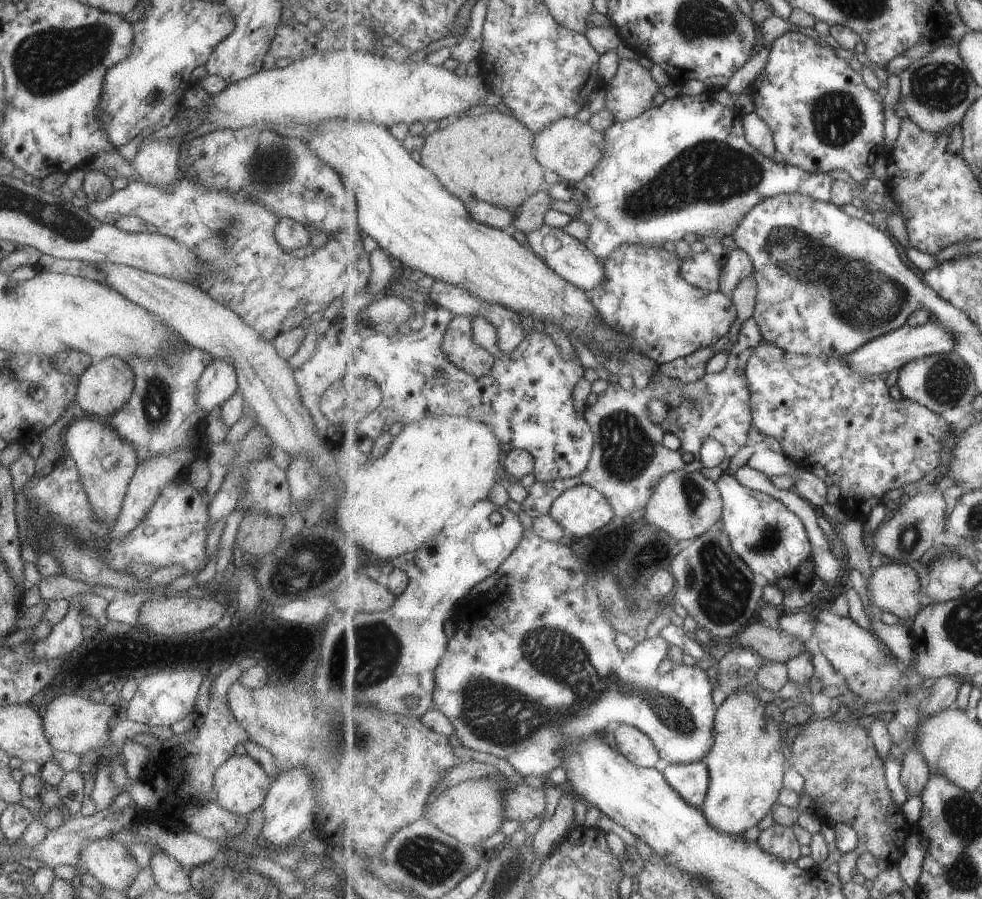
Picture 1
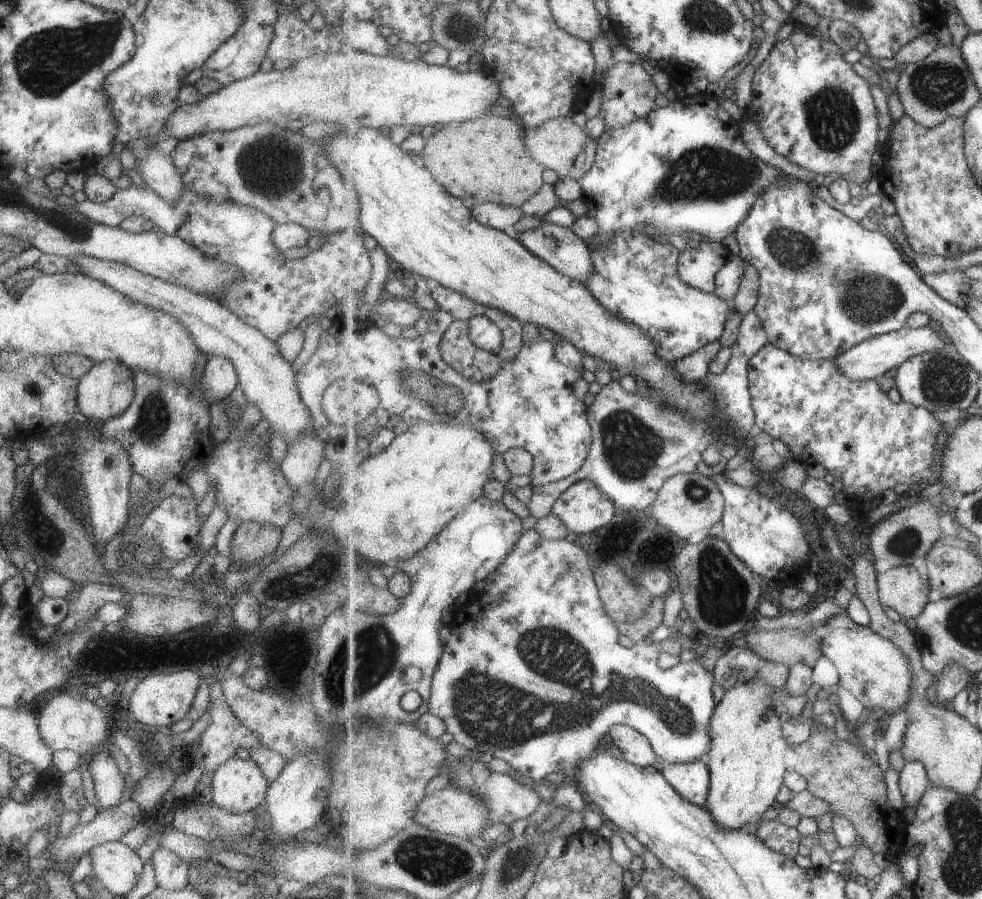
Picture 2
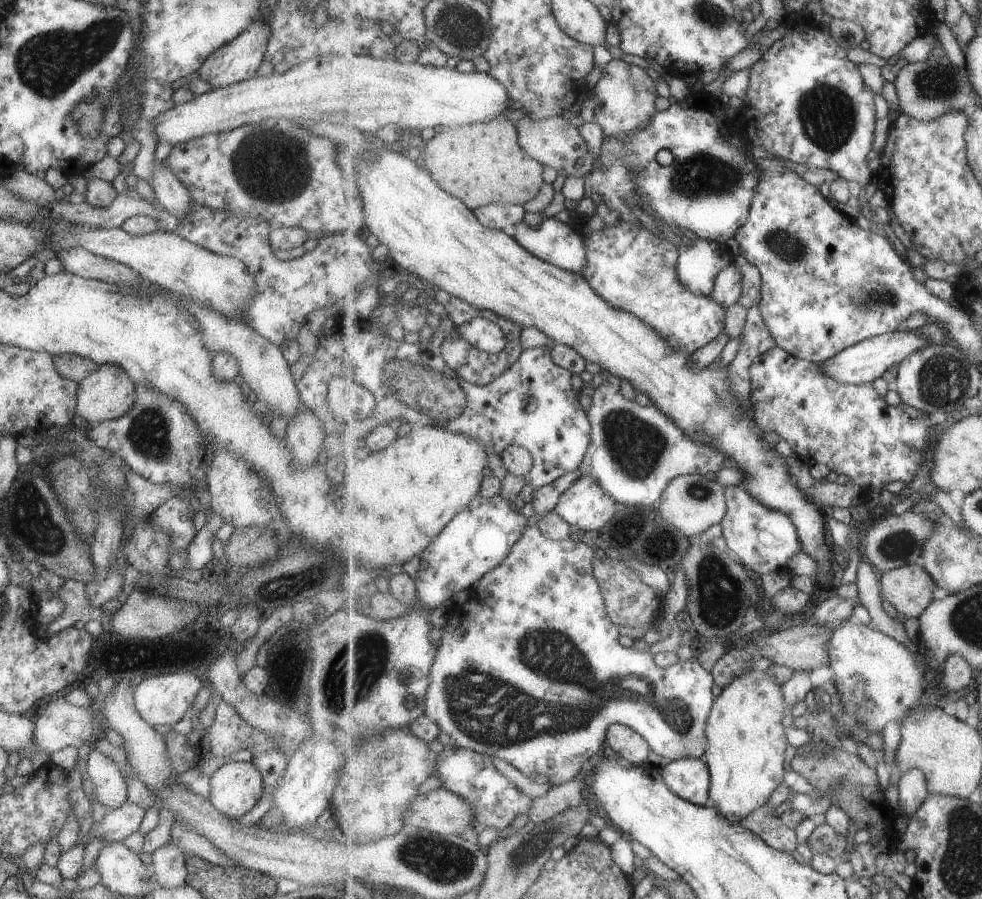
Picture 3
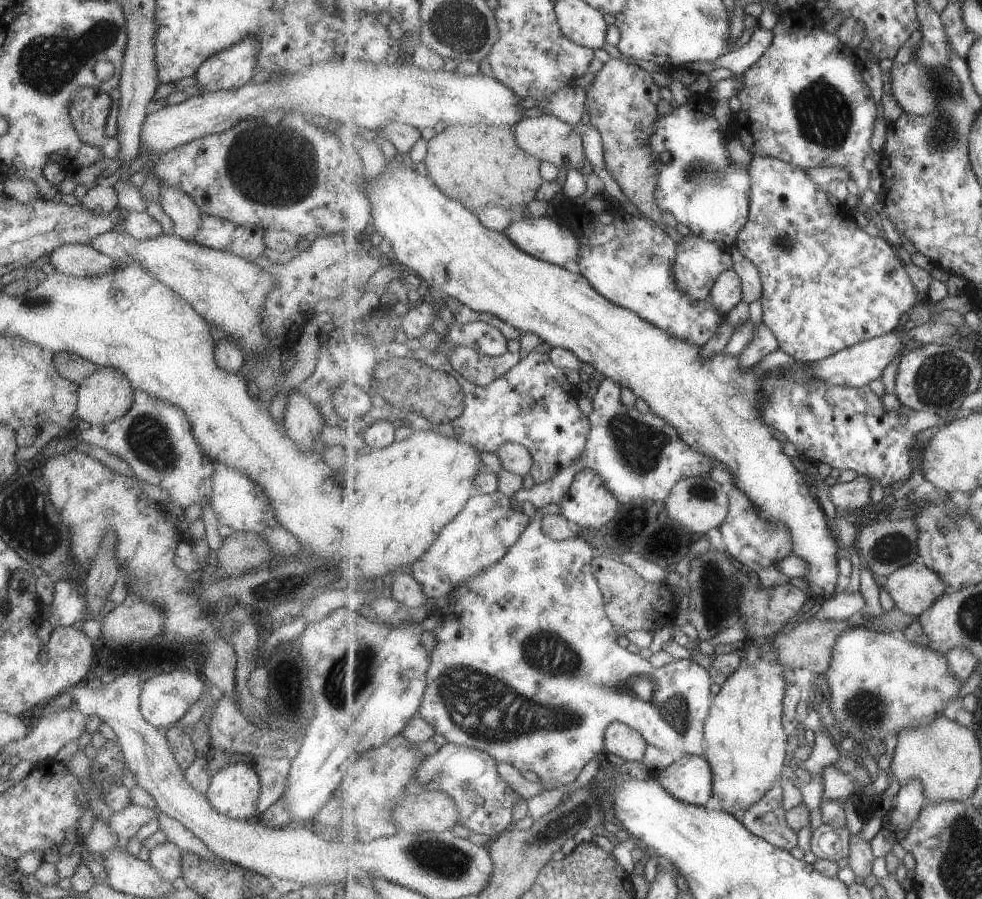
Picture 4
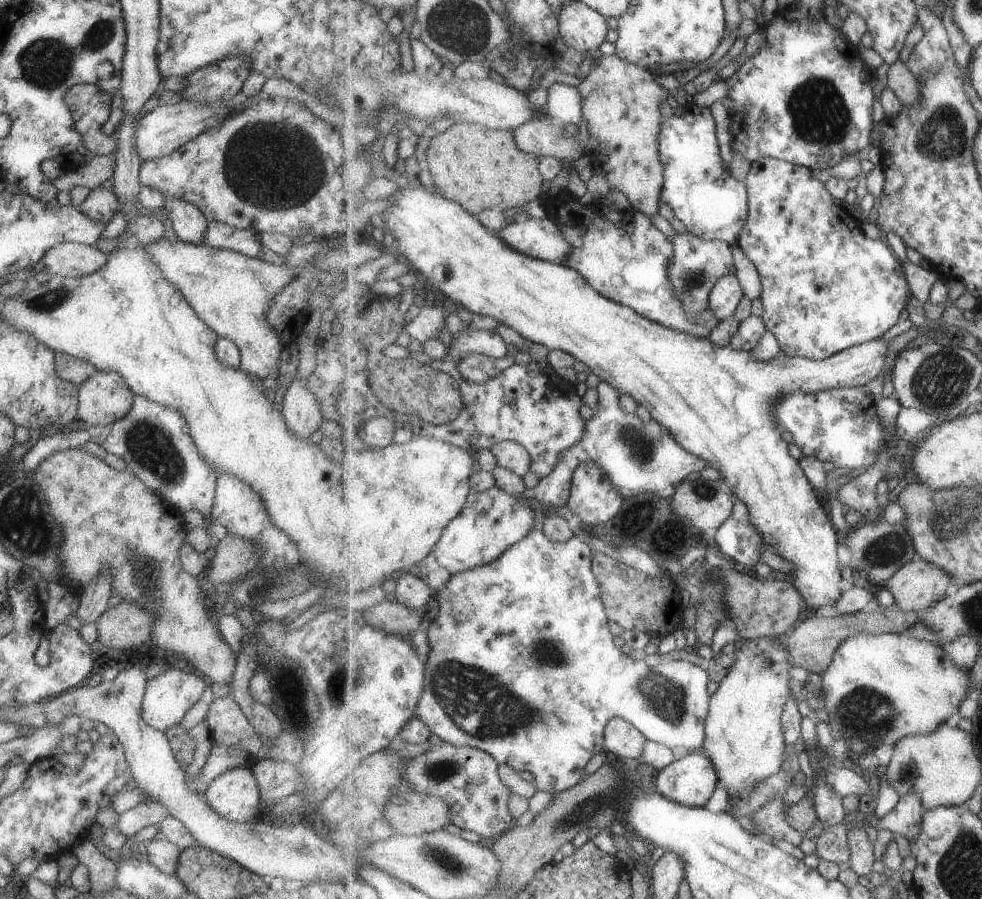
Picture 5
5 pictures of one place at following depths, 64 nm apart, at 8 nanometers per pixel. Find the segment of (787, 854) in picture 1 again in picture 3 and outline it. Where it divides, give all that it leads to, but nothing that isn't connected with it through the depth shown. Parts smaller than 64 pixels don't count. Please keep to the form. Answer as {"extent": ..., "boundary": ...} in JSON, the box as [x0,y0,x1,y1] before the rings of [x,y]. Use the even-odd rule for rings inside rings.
{"extent":[744,782,802,853],"boundary":[[[782,782],[782,787],[778,788],[770,802],[761,810],[754,812],[744,824],[773,848],[781,852],[794,853],[798,850],[798,845],[802,844],[799,833],[785,824],[782,816],[774,814],[774,808],[790,798],[792,798],[792,788],[786,782]]]}

